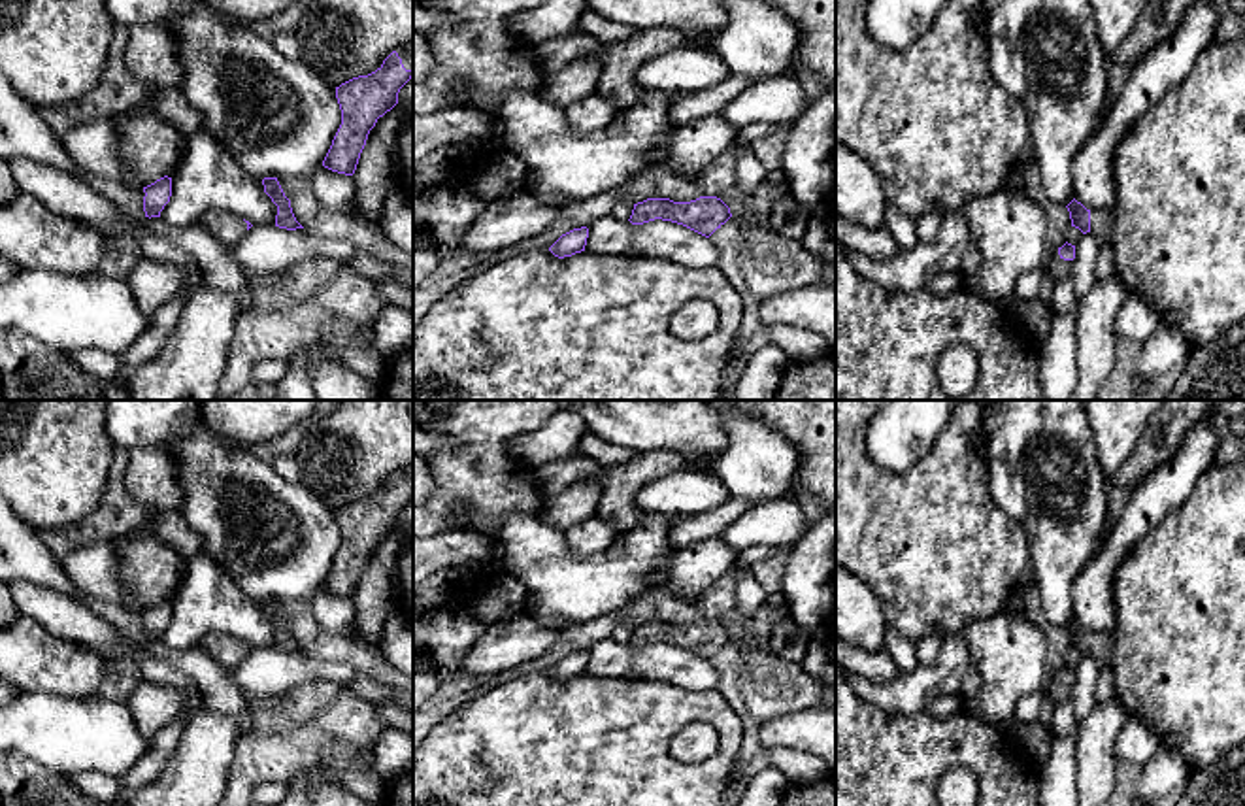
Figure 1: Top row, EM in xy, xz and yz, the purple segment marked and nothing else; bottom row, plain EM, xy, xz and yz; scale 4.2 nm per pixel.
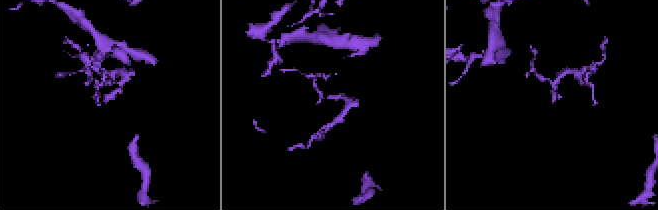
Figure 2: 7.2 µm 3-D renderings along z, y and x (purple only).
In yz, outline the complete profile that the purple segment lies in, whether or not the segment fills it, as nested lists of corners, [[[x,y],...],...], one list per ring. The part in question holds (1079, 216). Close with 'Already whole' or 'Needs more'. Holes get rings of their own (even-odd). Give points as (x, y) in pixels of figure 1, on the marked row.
[[[1075,198],[1066,208],[1070,211],[1071,227],[1079,228],[1083,234],[1090,232],[1098,240],[1098,243],[1111,243],[1111,211],[1087,210]]]. Needs more

